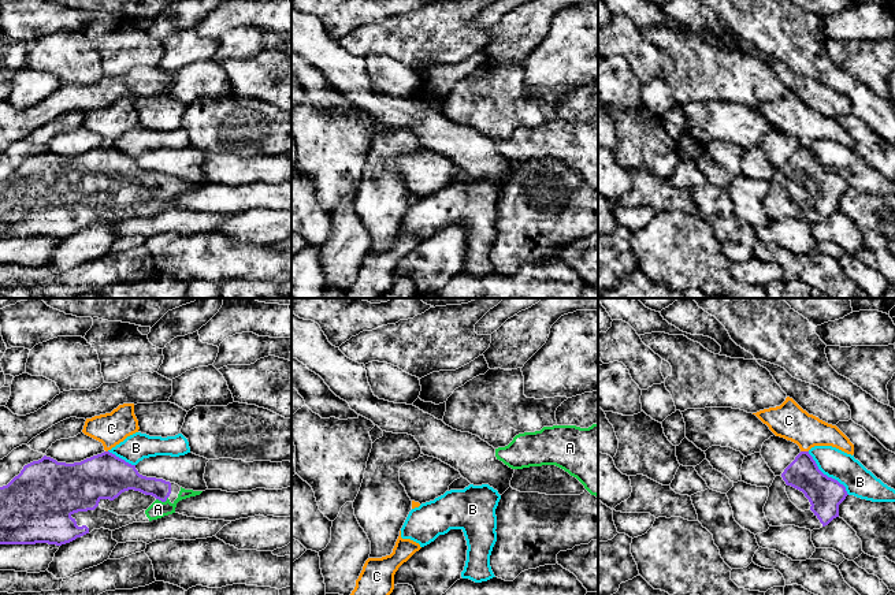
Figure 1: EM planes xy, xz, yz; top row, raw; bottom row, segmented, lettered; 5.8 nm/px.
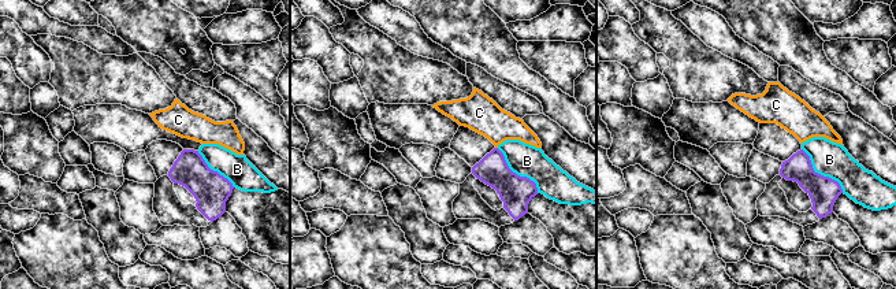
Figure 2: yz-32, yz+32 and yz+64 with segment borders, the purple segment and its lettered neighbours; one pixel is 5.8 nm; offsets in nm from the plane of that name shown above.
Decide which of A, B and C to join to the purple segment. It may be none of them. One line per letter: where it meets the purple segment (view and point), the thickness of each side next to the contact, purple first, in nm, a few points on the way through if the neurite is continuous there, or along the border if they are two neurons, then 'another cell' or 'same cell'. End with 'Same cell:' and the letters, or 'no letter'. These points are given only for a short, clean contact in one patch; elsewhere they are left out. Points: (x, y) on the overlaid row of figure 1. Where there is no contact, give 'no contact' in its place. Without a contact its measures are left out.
A: xy (162, 501) | 150/100 nm | across xy (126, 478), (149, 486), (162, 501), (158, 509) | same cell
B: yz (825, 475) | 200/170 nm | another cell
C: yz (805, 452) | 190/200 nm | along yz (801, 450), (808, 452) | another cell
Same cell: A

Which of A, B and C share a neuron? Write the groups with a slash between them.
A / B / C

